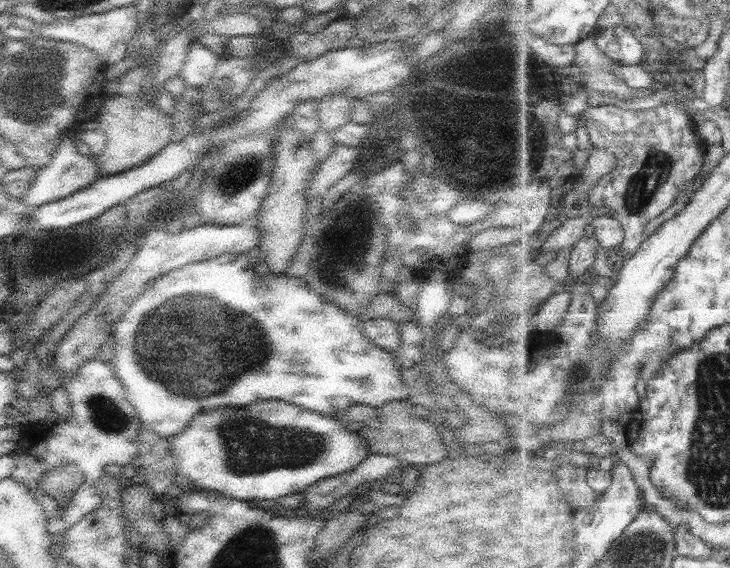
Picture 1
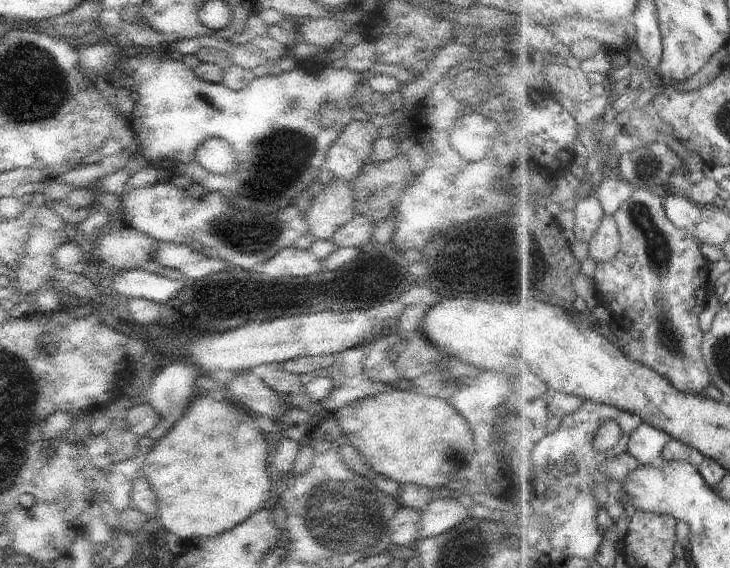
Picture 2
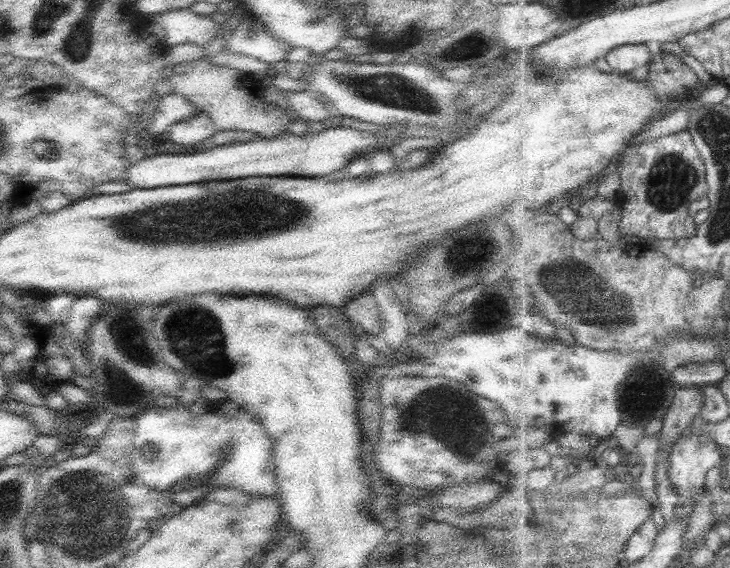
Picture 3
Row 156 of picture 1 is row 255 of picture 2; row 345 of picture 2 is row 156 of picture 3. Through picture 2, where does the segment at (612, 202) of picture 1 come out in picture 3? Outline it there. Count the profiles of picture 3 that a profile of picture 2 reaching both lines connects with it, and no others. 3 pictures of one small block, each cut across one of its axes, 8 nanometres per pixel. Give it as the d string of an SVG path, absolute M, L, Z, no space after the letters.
M688 130L627 148L617 171L625 194L618 224L622 234L649 240L685 240L697 234L689 204L707 194L708 184L706 166Z

